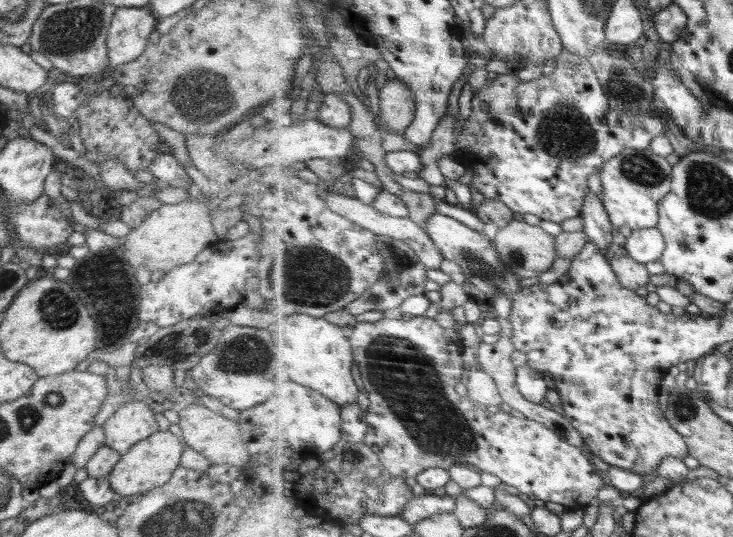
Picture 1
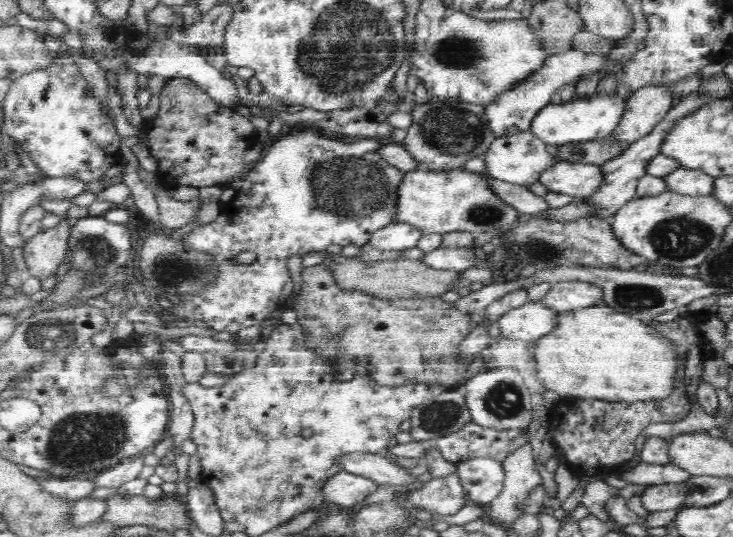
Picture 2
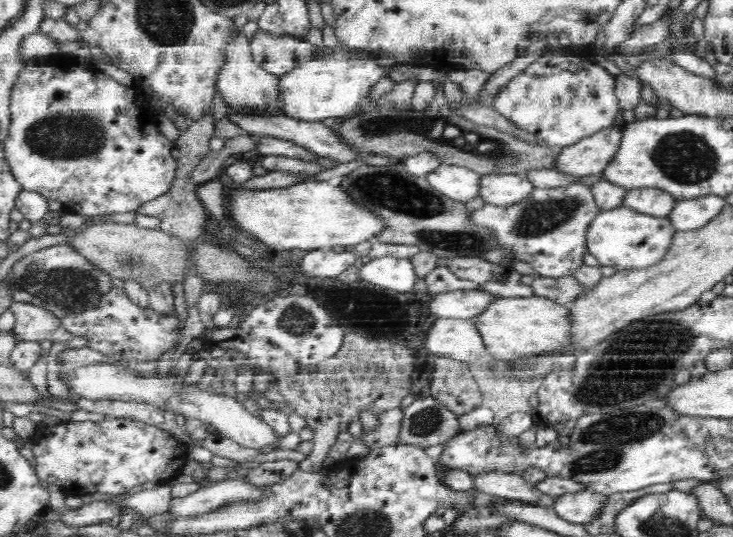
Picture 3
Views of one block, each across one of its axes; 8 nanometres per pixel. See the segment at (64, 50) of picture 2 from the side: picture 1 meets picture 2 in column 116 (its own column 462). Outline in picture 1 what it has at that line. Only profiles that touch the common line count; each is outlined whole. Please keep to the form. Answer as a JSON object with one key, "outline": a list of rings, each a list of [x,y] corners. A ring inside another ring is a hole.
{"outline":[[[564,49],[562,54],[556,56],[557,66],[550,75],[542,76],[542,78],[534,81],[522,81],[517,74],[500,75],[497,79],[488,80],[483,88],[474,96],[472,103],[472,113],[461,132],[456,132],[456,140],[458,140],[458,151],[454,152],[454,156],[468,169],[474,170],[472,186],[476,187],[486,198],[492,200],[502,200],[504,204],[508,204],[516,213],[532,214],[538,216],[541,220],[550,220],[562,224],[570,218],[581,216],[584,204],[587,203],[587,194],[590,192],[588,186],[588,178],[592,174],[600,175],[602,169],[606,168],[607,162],[632,149],[648,149],[651,148],[654,139],[666,135],[666,124],[668,120],[672,120],[672,116],[668,113],[662,116],[640,117],[626,119],[620,117],[616,113],[615,108],[611,105],[611,100],[606,94],[606,87],[602,84],[598,74],[595,72],[589,57],[580,56],[574,52],[570,53]]]}

